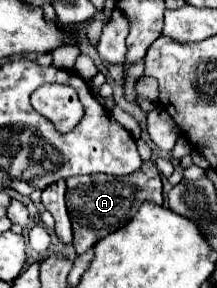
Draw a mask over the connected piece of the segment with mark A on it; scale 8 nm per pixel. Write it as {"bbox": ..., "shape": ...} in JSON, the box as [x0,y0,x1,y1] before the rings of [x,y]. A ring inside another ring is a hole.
{"bbox":[67,161,163,253],"shape":[[[145,161],[145,169],[139,169],[125,177],[113,177],[113,175],[79,175],[67,179],[67,211],[73,223],[73,247],[77,253],[85,253],[89,247],[93,247],[101,237],[107,237],[109,233],[121,229],[131,221],[131,217],[137,213],[141,203],[155,201],[163,203],[163,185],[161,175],[153,161]]]}

